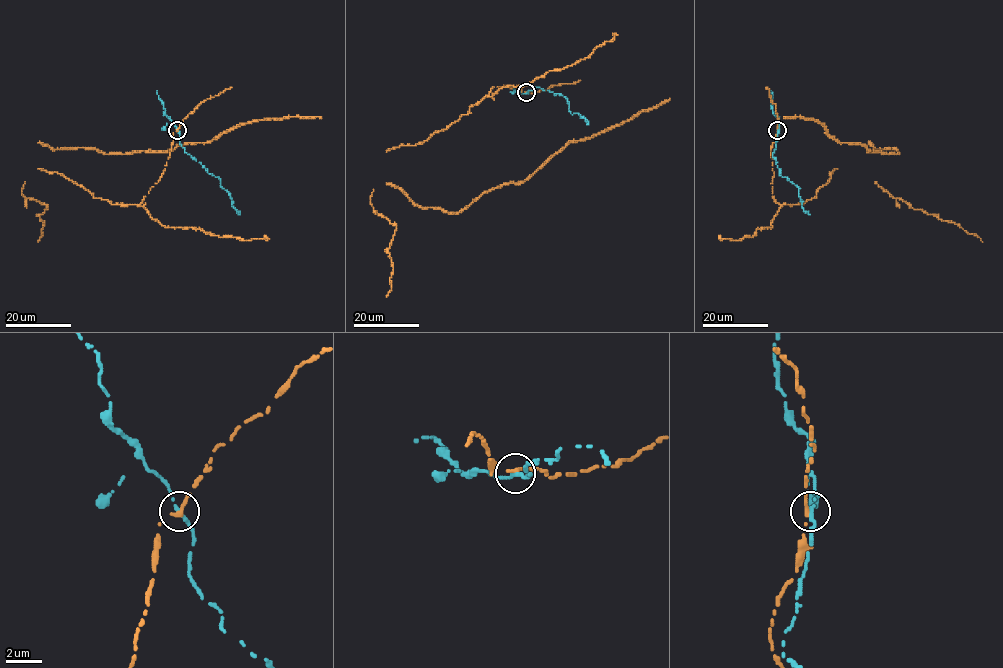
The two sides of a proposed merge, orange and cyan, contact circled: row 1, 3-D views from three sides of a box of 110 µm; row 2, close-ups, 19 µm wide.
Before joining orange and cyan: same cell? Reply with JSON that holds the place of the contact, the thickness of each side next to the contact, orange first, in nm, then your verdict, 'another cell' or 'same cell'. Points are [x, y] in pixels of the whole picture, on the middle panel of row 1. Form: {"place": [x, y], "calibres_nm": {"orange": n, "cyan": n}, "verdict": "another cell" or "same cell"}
{"place": [526, 92], "calibres_nm": {"orange": 280, "cyan": 240}, "verdict": "another cell"}

